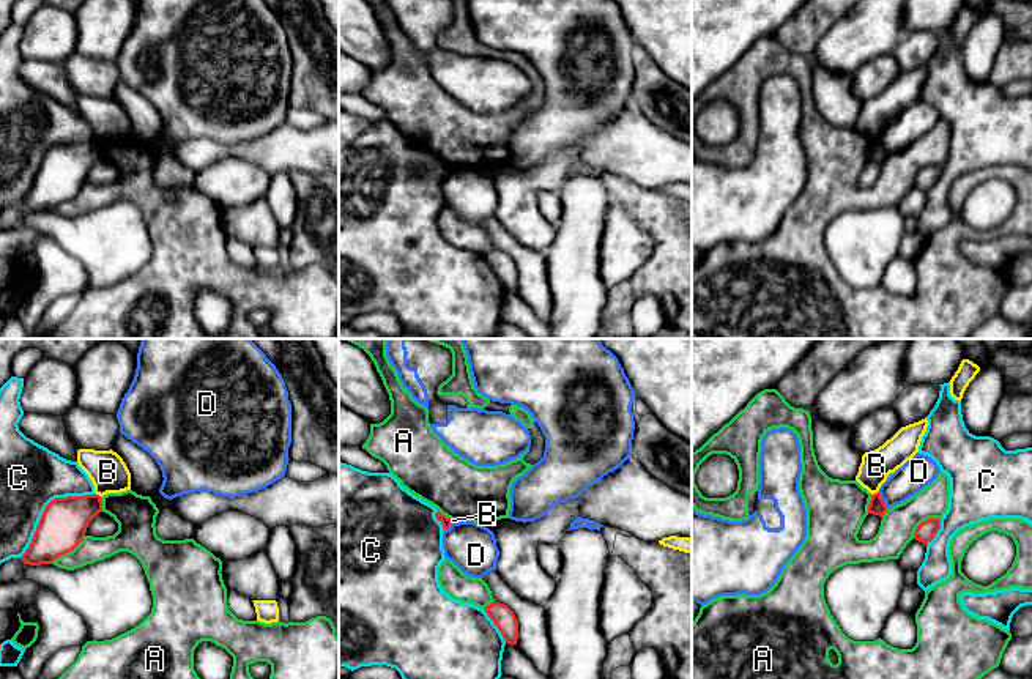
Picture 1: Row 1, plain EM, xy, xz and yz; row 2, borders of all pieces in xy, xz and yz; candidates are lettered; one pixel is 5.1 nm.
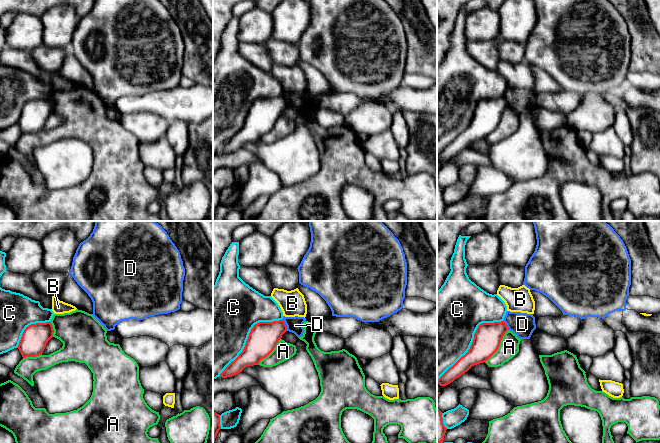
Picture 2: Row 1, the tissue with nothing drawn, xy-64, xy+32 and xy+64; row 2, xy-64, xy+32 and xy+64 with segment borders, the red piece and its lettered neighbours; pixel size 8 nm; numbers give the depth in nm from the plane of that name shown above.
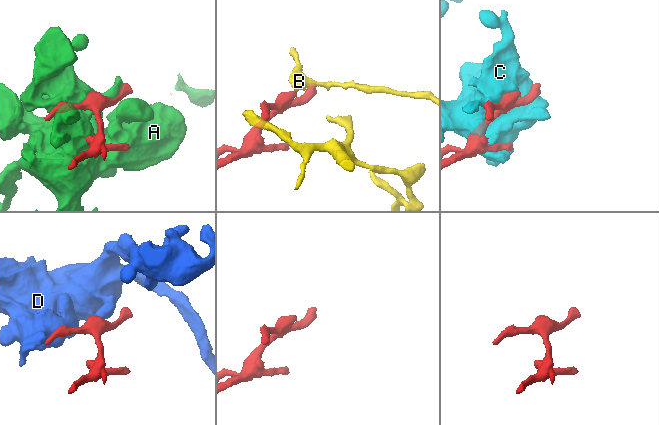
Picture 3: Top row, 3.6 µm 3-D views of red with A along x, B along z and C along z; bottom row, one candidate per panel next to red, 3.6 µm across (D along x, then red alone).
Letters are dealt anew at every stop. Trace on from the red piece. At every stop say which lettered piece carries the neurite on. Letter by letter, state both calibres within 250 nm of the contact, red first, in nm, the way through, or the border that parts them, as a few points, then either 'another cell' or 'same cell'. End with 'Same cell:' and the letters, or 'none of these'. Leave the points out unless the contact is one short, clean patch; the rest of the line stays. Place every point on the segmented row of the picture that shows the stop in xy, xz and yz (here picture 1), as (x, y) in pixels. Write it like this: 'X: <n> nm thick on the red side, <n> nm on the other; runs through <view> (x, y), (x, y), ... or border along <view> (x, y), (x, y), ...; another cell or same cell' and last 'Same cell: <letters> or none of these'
A: 240 nm thick on the red side, 130 nm on the other; another cell
B: 240 nm thick on the red side, 190 nm on the other; border along xy (95, 492), (100, 497); another cell
C: 240 nm thick on the red side, 320 nm on the other; another cell
D: 80 nm thick on the red side, 160 nm on the other; another cell
Same cell: none of these

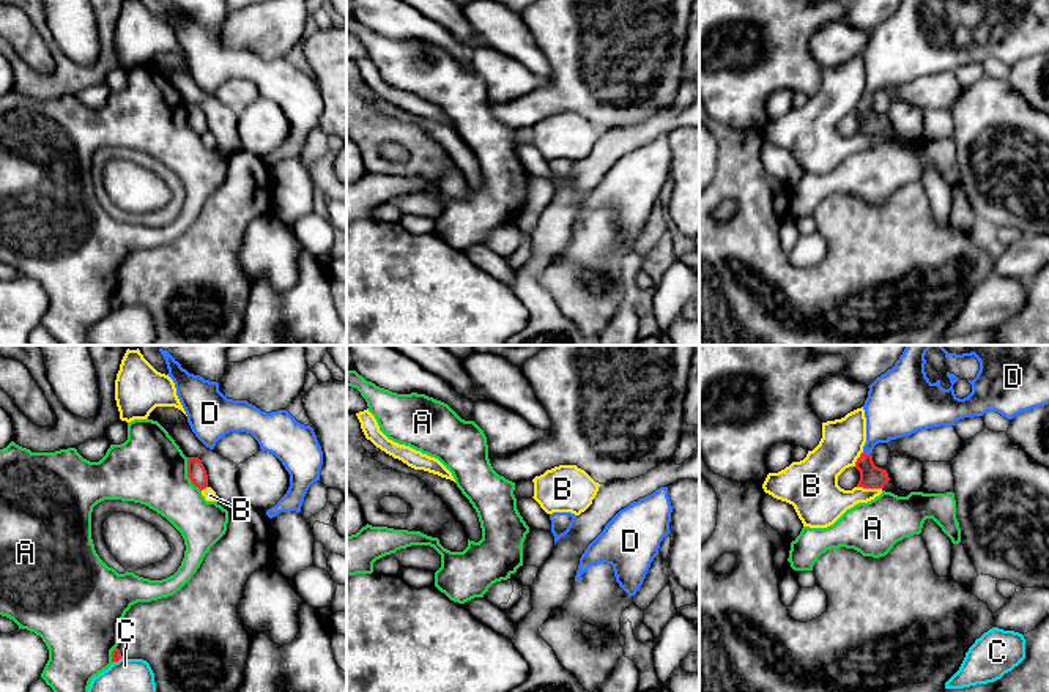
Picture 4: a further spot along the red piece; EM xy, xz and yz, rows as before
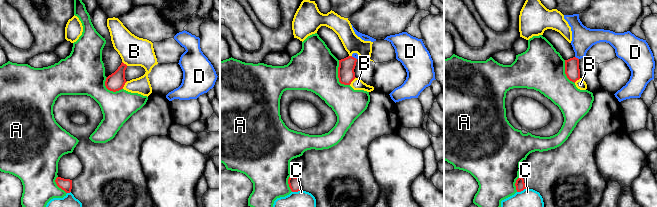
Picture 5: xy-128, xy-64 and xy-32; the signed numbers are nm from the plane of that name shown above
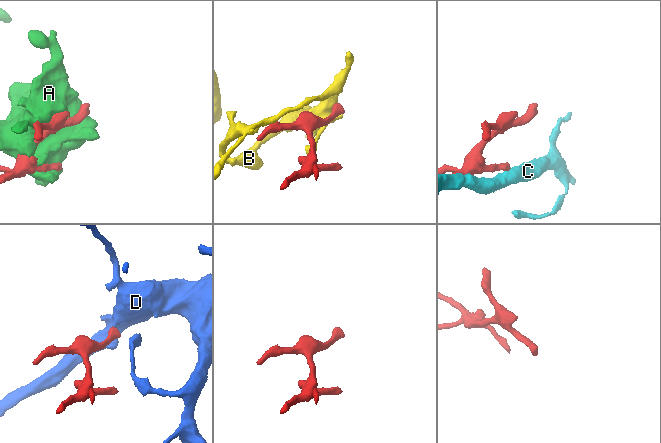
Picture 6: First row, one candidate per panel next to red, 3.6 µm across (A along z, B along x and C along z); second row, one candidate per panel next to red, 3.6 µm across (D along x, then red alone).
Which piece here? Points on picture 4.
A: 100 nm thick on the red side, 360 nm on the other; another cell
B: 120 nm thick on the red side, 220 nm on the other; another cell
C: 50 nm thick on the red side, 180 nm on the other; another cell
D: 120 nm thick on the red side, 260 nm on the other; runs through yz (871, 476), (867, 468), (867, 454), (871, 439), (890, 412); same cell
Same cell: D

